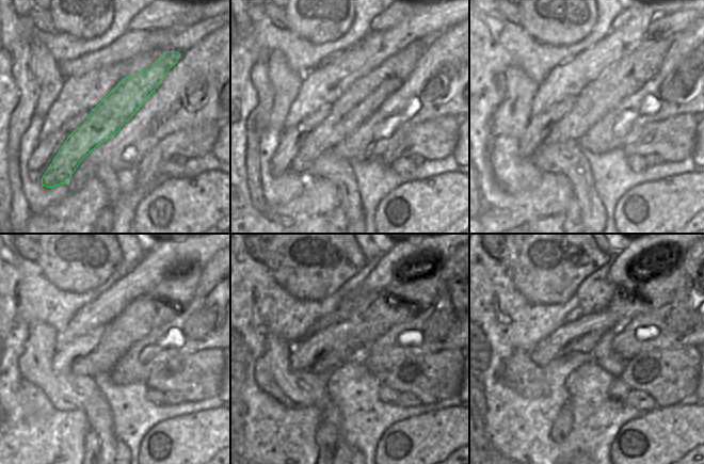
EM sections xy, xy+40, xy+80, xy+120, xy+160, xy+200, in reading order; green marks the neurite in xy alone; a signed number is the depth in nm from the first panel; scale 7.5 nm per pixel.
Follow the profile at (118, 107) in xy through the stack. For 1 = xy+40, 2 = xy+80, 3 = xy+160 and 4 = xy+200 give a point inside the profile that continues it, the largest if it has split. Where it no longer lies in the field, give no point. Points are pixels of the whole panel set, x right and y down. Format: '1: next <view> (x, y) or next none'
1: next xy+40 (367, 94)
2: next xy+80 (622, 79)
3: next xy+160 (400, 302)
4: next xy+200 (658, 283)

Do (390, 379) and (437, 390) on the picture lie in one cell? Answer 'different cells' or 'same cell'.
same cell

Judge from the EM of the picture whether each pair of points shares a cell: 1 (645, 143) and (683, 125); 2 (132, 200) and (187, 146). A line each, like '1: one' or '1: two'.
1: one
2: one

